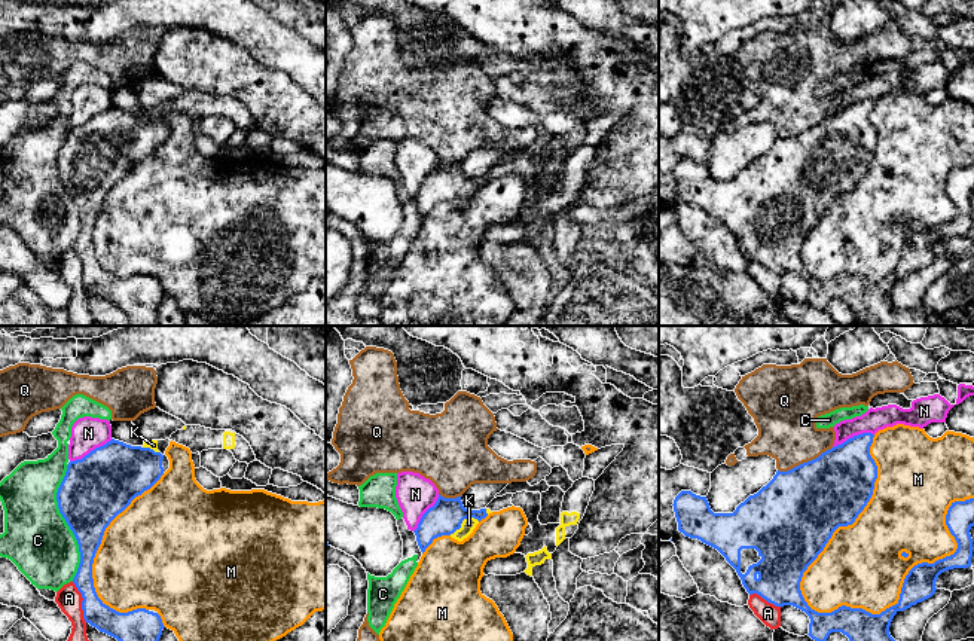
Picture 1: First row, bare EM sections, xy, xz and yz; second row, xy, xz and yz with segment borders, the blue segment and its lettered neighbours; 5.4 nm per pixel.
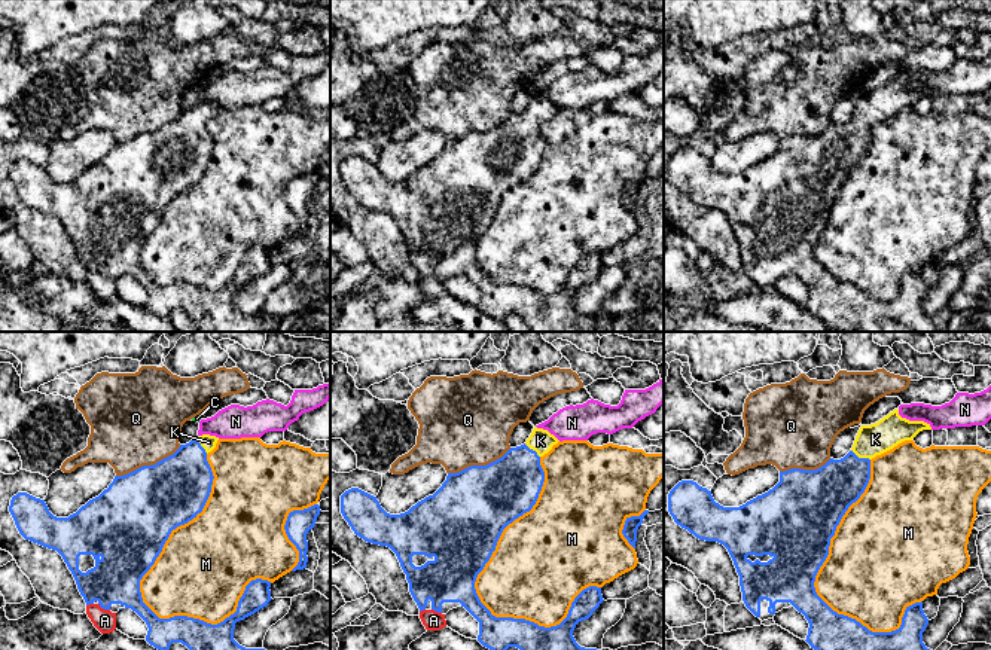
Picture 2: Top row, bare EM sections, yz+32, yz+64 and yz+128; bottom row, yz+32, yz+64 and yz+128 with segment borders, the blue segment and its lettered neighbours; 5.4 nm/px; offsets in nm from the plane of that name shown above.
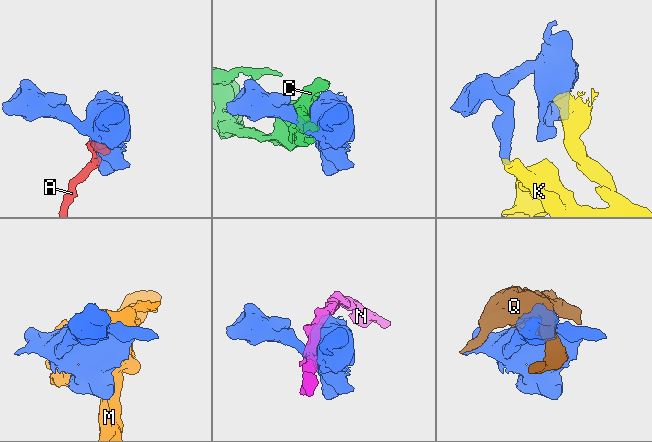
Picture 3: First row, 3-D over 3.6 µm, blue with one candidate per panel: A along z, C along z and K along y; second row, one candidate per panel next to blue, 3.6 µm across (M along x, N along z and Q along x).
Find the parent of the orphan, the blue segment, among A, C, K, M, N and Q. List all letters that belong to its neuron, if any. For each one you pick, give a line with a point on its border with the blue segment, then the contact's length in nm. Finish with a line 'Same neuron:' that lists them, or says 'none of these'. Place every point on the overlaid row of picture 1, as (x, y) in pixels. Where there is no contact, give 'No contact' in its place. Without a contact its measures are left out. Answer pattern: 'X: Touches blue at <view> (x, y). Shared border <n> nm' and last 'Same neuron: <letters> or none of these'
K: Touches blue at xz (463, 519). Shared border 180 nm
Same neuron: K

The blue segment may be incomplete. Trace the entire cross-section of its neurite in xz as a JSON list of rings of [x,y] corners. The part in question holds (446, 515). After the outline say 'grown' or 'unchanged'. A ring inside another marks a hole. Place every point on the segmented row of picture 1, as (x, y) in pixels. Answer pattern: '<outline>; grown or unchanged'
[[[439,494],[436,504],[422,515],[413,531],[421,552],[424,553],[433,540],[442,535],[462,541],[489,513],[492,513],[489,509],[465,509],[461,497],[445,498]]]; grown

